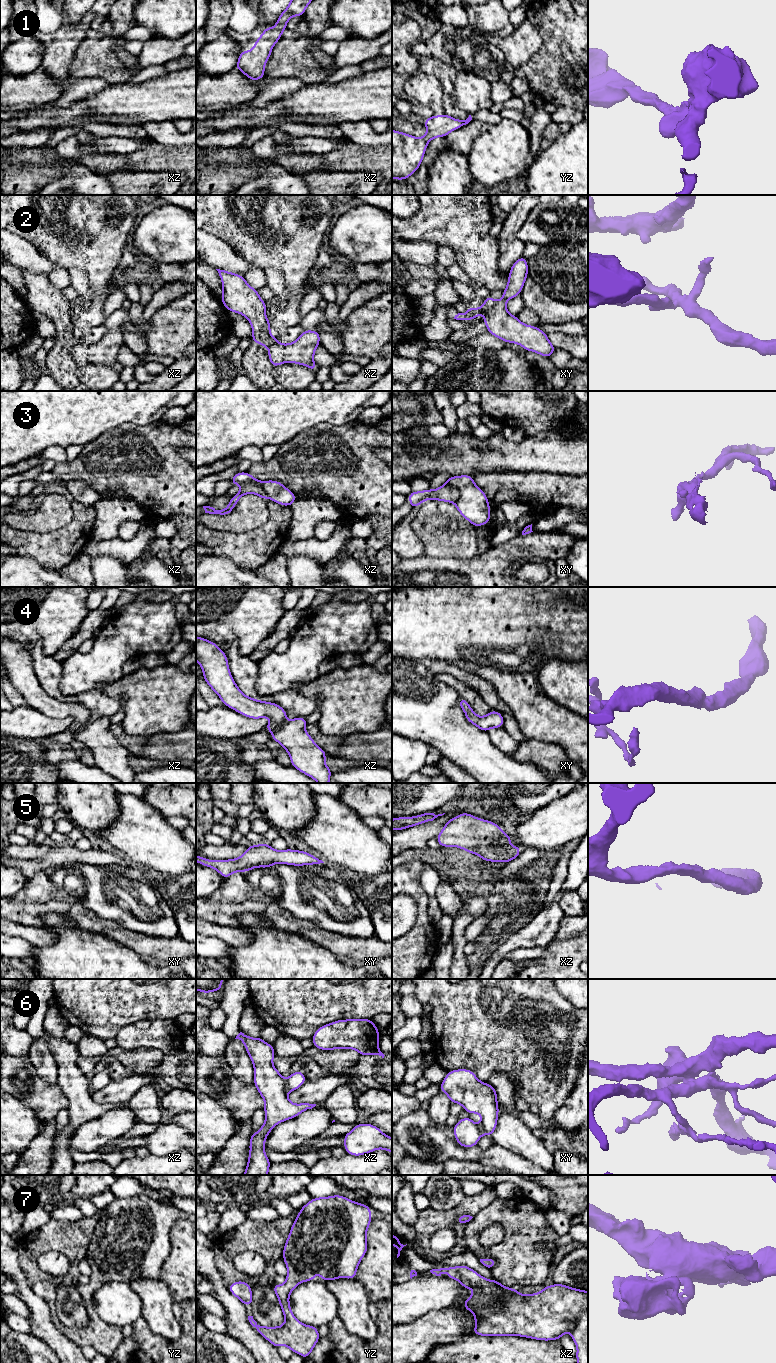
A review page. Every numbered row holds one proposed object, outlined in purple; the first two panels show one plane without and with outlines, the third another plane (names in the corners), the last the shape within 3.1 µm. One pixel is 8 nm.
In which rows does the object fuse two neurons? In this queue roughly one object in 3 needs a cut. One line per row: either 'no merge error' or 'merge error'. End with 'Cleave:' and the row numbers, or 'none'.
1: no merge error
2: merge error
3: merge error
4: no merge error
5: no merge error
6: merge error
7: no merge error
Cleave: 2, 3, 6

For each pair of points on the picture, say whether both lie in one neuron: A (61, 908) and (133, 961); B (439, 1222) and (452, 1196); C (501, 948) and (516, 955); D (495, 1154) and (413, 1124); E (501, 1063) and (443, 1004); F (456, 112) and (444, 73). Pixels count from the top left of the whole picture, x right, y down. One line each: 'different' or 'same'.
A: different
B: different
C: different
D: same
E: same
F: same

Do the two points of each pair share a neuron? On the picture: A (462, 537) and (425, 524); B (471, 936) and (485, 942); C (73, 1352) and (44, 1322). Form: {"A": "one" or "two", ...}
{"A": "one", "B": "two", "C": "one"}

